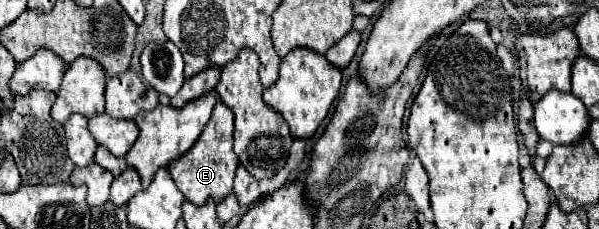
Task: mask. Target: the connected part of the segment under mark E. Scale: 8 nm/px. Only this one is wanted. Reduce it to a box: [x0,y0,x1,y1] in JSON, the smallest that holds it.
[167,100,239,206]

